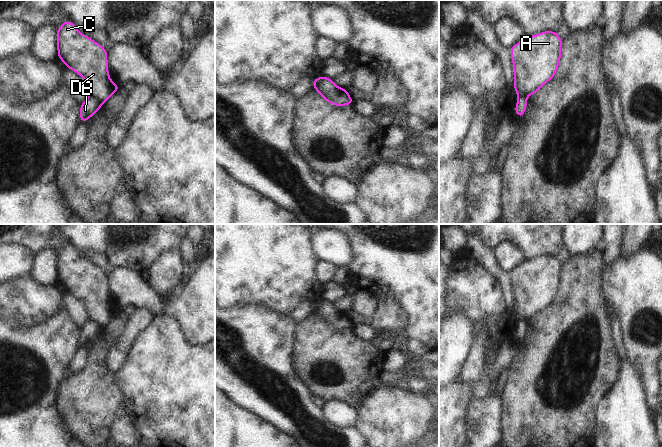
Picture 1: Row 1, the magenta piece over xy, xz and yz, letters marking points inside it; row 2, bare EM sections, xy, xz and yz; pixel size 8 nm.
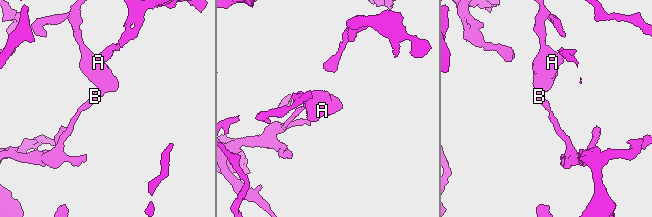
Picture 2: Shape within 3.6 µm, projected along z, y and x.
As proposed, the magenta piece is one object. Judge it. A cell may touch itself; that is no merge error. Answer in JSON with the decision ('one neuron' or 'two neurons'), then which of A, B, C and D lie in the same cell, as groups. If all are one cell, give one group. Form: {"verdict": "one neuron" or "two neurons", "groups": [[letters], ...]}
{"verdict": "two neurons", "groups": [["A", "C", "D"], ["B"]]}

